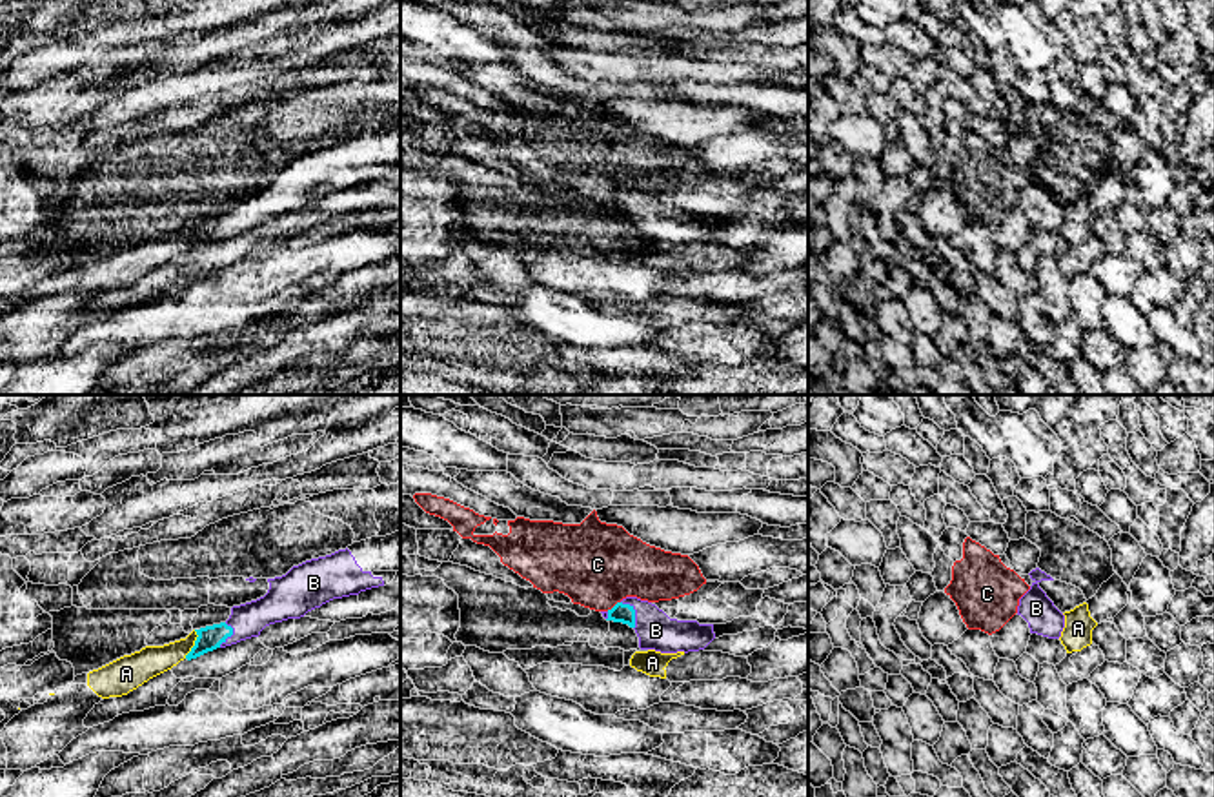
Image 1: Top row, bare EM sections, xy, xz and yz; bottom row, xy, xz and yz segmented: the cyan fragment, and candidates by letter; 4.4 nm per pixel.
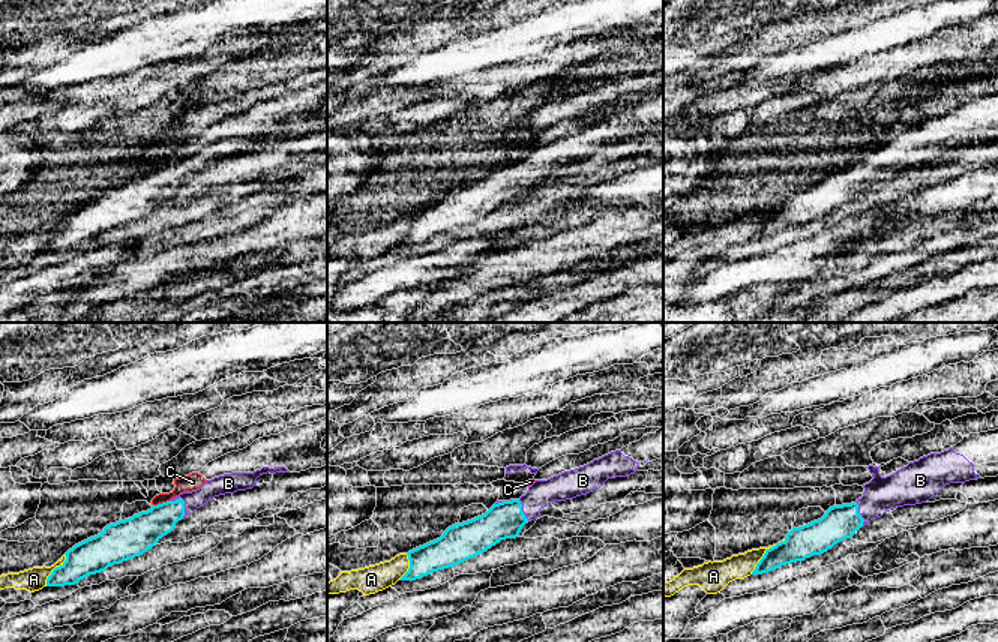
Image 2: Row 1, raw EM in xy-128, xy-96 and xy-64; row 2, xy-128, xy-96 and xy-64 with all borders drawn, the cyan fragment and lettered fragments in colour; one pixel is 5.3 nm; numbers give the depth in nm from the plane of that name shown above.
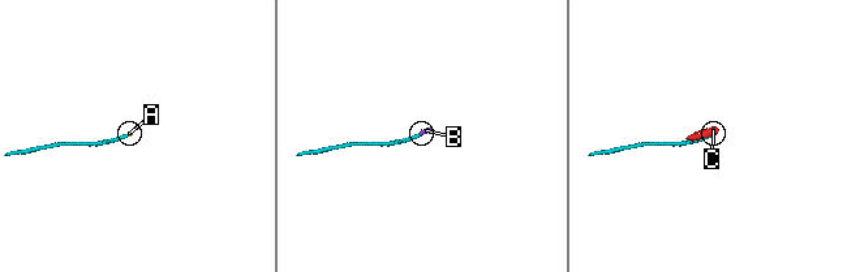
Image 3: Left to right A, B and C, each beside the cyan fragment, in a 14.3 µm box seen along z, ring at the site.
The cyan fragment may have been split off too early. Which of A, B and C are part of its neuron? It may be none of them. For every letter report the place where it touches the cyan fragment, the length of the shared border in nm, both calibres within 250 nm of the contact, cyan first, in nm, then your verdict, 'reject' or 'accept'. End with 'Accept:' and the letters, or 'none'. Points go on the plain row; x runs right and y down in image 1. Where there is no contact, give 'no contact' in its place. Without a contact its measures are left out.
A: xy (195, 237) | 140 nm | 110/140 nm | reject
B: xz (634, 206) | 140 nm | 90/170 nm | accept
C: xz (614, 199) | 80 nm | 90/380 nm | reject
Accept: B

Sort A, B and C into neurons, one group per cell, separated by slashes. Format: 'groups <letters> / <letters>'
groups A / B / C

